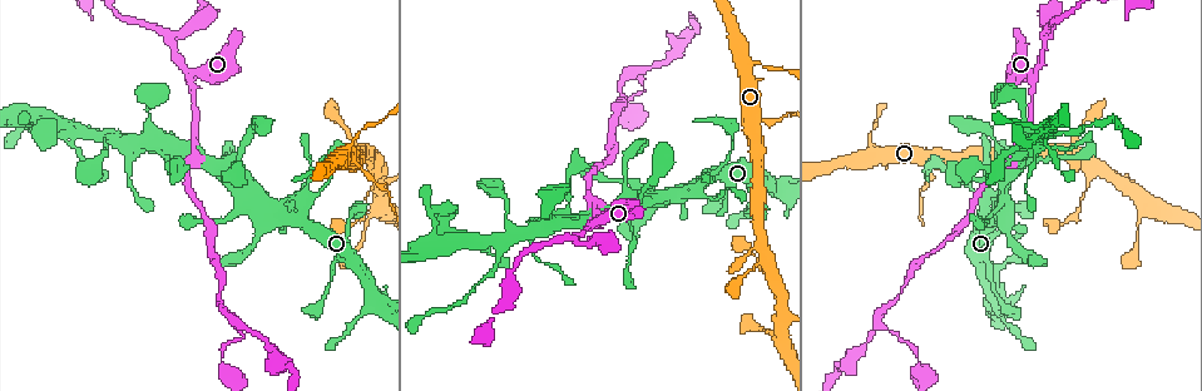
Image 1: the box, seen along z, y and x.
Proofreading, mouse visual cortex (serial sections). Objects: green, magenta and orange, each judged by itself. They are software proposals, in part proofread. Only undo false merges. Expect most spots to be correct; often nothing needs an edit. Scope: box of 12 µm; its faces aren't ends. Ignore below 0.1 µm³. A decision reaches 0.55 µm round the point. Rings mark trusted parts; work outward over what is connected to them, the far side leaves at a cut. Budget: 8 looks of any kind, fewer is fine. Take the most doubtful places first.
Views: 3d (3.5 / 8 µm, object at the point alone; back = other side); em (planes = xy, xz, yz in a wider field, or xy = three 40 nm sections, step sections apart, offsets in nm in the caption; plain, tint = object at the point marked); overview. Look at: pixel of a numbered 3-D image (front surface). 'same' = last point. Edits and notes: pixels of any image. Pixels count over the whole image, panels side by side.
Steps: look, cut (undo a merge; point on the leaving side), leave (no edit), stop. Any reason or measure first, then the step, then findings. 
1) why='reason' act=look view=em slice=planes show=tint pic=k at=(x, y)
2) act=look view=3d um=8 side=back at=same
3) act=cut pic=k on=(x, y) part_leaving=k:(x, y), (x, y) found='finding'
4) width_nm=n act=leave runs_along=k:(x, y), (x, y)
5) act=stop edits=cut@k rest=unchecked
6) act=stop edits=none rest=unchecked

why='sharp bend' act=look view=3d um=8 pic=1 at=(190, 83)

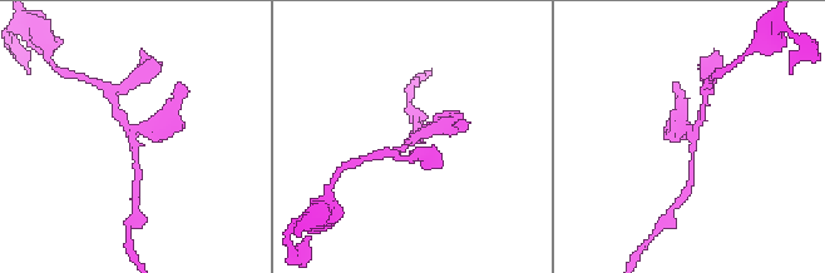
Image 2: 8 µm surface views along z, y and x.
arms=3 arm_widths_nm=150,200,400 act=look view=em slice=xy step=2 show=tint pic=2 at=(411, 142)

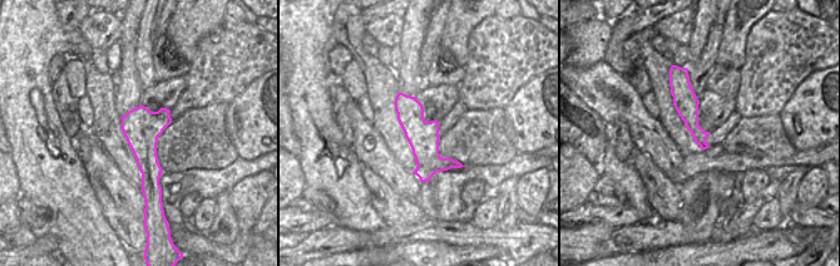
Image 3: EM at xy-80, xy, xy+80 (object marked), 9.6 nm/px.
act=leave found='all the same cell'

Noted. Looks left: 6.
why='sharp bend' act=look view=3d um=3.5 pic=1 at=(875, 323)

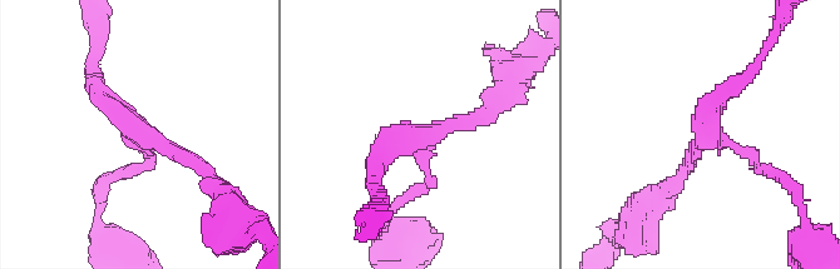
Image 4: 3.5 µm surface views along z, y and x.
arms=3 arm_widths_nm=150,200,200 act=look view=em slice=xy step=2 show=tint pic=4 at=(416, 135)

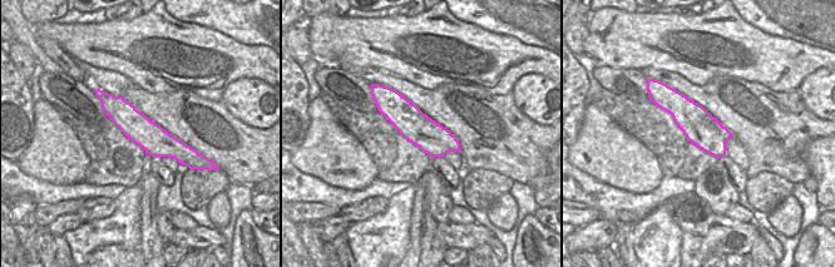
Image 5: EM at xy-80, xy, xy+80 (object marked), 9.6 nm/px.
act=leave runs_along=5:(102, 94), (157, 142), (189, 152) found='all the same cell'

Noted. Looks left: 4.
act=look view=3d um=3.5 pic=1 at=(302, 224)

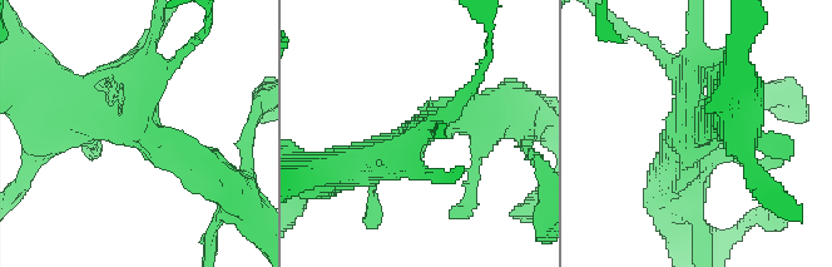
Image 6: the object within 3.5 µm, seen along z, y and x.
act=look view=em slice=xy step=1 show=plain pic=6 at=(144, 134)

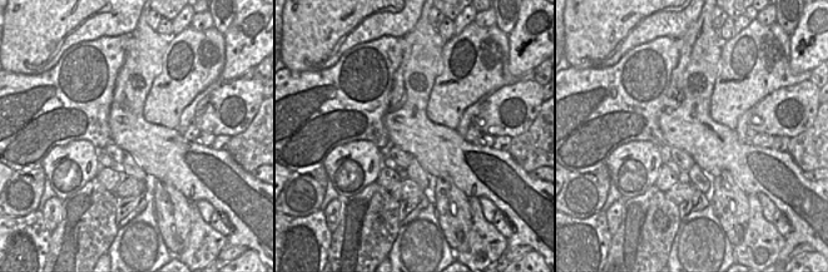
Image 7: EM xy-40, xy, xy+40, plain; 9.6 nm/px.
act=look view=em slice=xy step=1 show=tint at=same

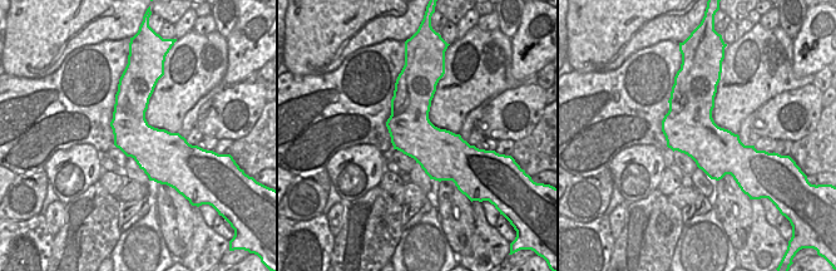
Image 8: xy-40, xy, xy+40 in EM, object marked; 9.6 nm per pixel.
width_nm=460 act=leave runs_along=6:(212, 171), (123, 124), (73, 117) found='one cell here'

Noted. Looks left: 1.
act=stop edits=none rest=unchecked

